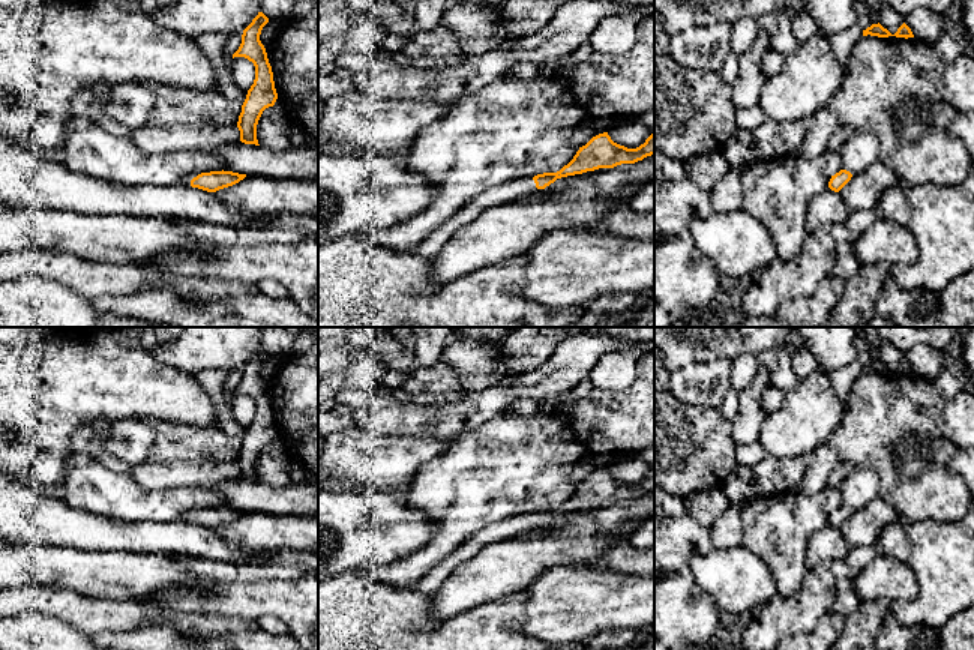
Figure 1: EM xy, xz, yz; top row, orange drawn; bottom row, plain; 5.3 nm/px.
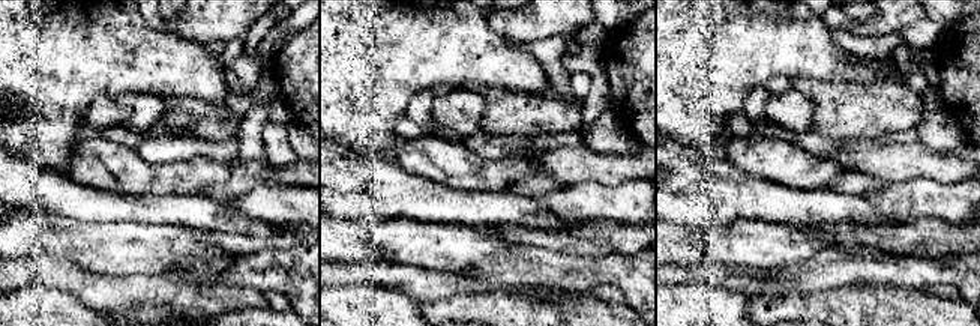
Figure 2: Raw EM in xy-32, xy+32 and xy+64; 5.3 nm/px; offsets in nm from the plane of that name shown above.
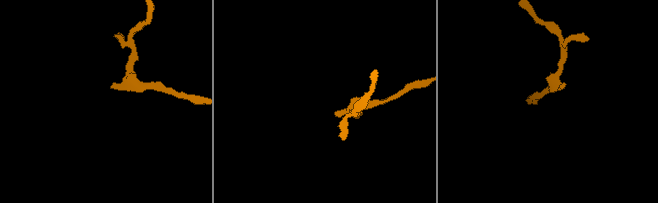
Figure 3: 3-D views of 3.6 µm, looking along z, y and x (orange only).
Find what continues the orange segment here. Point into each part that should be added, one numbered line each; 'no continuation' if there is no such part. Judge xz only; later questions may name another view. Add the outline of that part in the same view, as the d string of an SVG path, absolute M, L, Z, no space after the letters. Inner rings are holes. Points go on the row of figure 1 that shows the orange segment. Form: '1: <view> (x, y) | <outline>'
1: xz (517, 188) | M522 177L494 186L465 203L450 219L435 228L422 243L411 249L416 255L432 258L450 236L462 225L474 221L483 210L513 201L537 191L533 177Z

